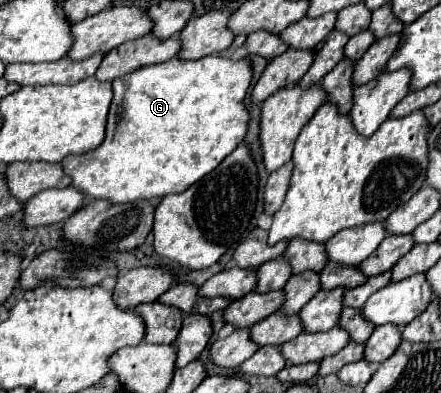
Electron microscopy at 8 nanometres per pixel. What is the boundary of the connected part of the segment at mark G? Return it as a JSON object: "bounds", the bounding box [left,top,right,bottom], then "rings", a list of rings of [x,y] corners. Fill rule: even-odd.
{"bounds":[61,55,253,205],"rings":[[[211,55],[199,61],[171,59],[115,79],[111,83],[113,101],[109,107],[103,143],[81,155],[67,155],[67,159],[61,161],[65,175],[71,177],[71,185],[83,195],[91,199],[107,199],[115,205],[183,193],[187,187],[211,173],[243,141],[249,121],[245,95],[251,85],[251,75],[253,71],[249,59],[231,61]]]}

